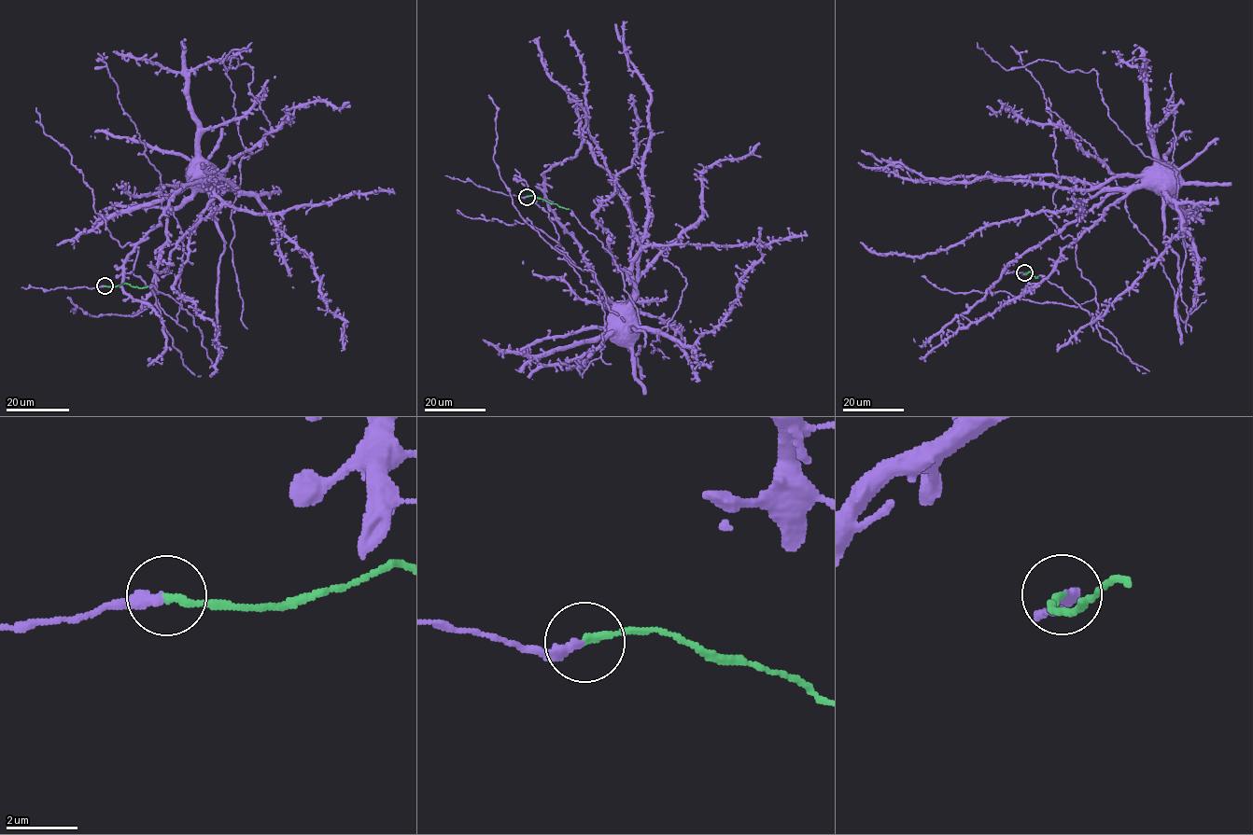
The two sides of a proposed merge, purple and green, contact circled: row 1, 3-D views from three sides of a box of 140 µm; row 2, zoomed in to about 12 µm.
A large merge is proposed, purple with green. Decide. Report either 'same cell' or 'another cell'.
same cell

